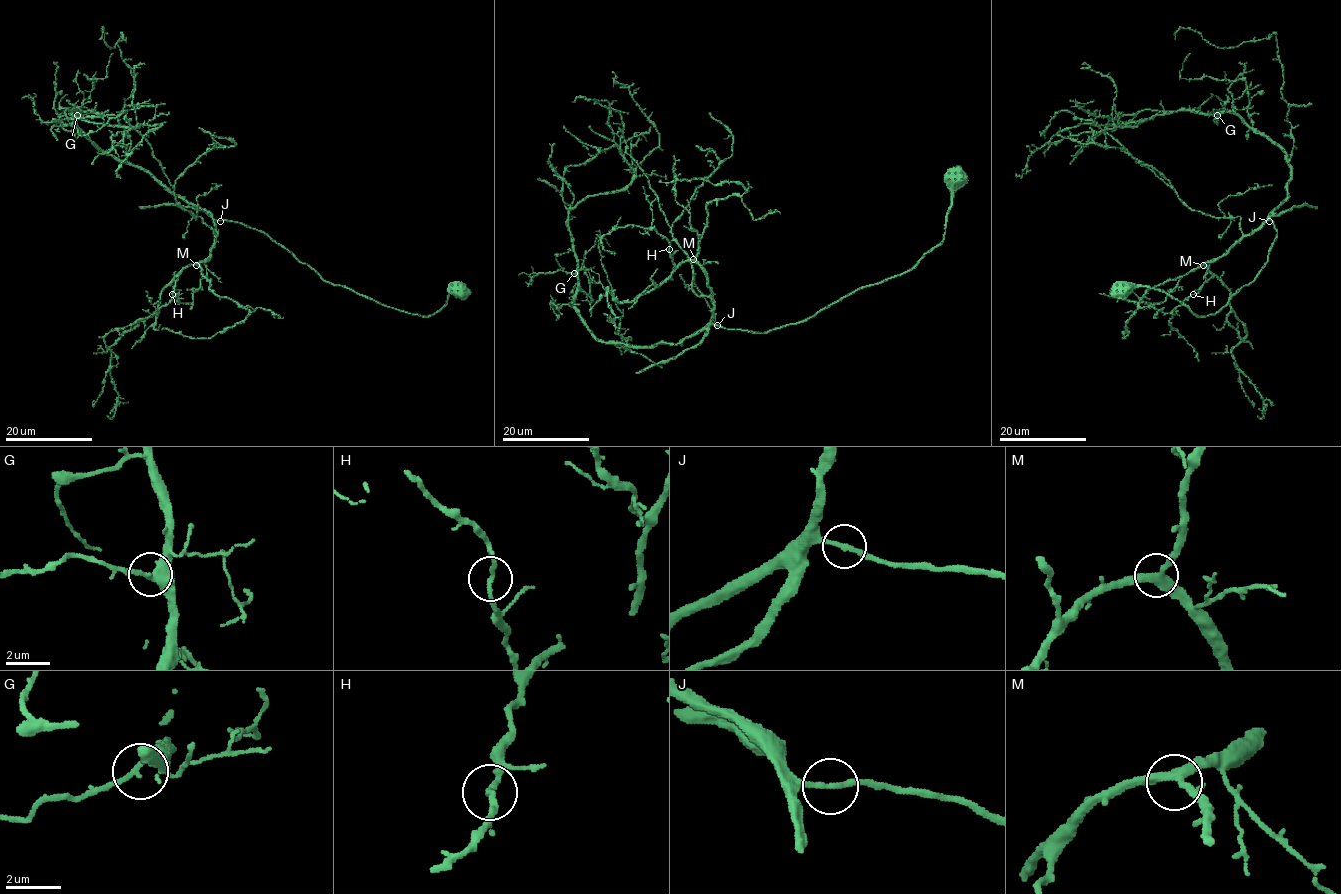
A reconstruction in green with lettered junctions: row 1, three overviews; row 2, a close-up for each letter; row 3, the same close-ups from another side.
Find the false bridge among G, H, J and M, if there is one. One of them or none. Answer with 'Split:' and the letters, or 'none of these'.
Split: none of these

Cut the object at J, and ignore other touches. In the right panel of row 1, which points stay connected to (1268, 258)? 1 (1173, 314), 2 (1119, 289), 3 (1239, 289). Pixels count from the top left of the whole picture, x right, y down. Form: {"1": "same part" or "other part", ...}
{"1": "other part", "2": "same part", "3": "same part"}

